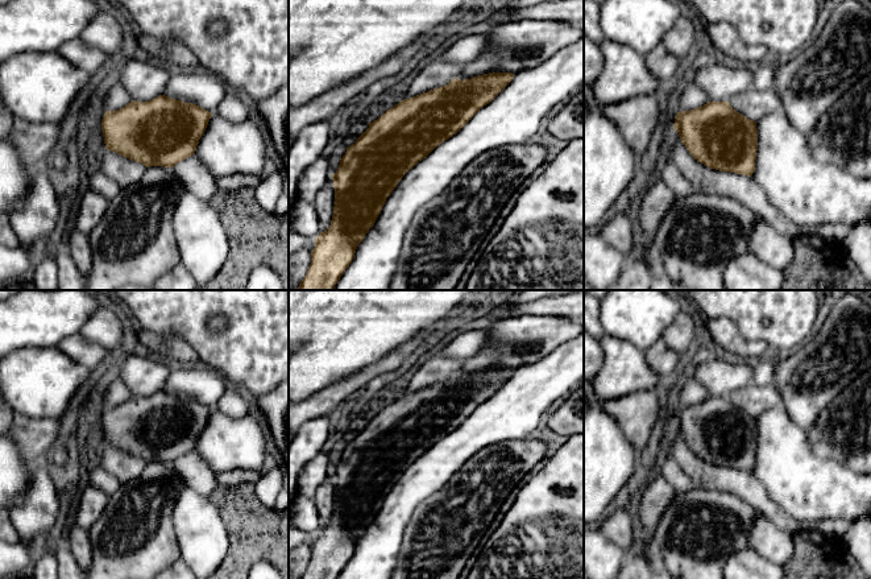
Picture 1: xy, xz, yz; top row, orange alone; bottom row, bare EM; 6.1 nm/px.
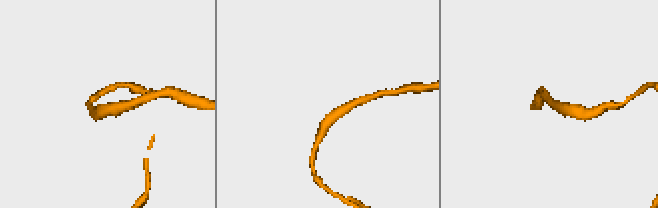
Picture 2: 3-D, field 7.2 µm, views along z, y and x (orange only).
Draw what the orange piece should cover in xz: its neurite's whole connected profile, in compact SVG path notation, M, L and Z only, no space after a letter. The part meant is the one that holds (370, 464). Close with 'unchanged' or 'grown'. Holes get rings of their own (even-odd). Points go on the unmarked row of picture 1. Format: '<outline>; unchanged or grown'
M489 368L464 376L455 373L443 382L403 394L369 418L369 423L347 443L339 464L332 470L335 501L331 521L315 534L311 559L300 579L337 579L403 471L436 442L456 430L513 373L511 368Z; unchanged

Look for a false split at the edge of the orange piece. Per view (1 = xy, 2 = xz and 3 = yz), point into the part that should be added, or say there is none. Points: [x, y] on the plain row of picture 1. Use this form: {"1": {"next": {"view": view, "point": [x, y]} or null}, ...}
{"1": {"next": null}, "2": {"next": null}, "3": {"next": null}}

